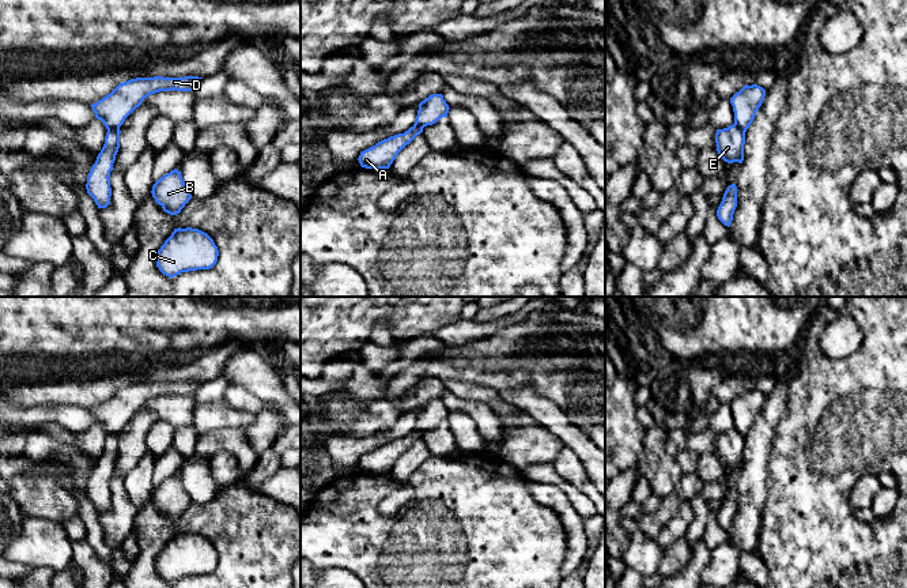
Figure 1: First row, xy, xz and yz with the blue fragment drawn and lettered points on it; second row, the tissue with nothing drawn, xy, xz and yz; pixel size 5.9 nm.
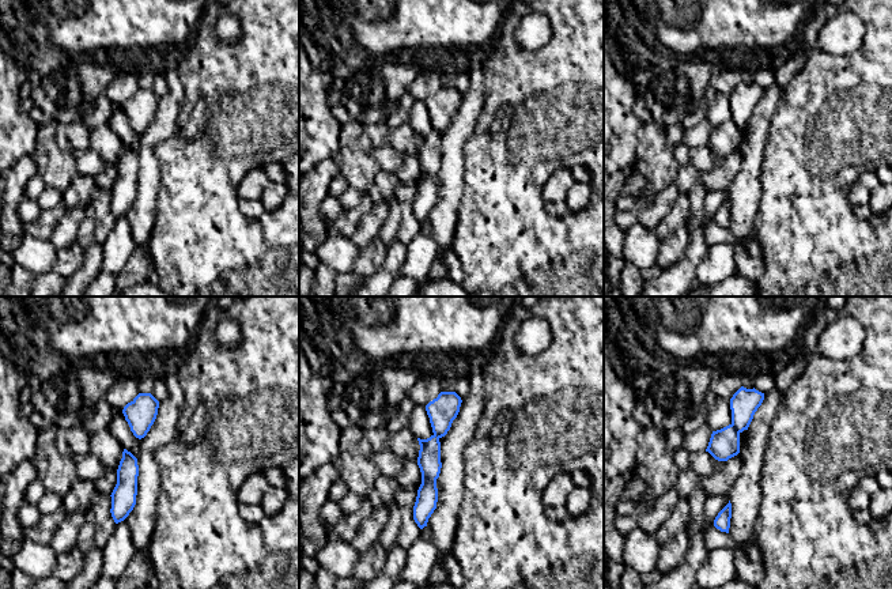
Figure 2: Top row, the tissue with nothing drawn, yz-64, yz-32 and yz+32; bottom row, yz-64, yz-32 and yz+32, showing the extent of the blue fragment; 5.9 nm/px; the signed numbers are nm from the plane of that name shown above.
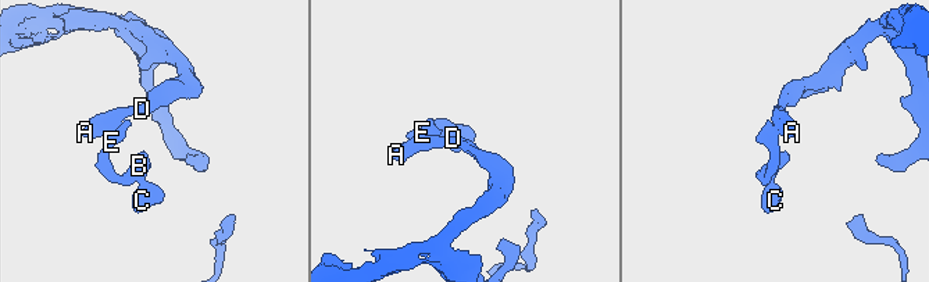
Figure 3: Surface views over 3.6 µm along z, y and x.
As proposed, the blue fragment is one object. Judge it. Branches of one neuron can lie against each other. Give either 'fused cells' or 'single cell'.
fused cells

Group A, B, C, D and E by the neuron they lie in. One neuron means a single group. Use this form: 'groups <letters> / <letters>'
groups A D / B C E

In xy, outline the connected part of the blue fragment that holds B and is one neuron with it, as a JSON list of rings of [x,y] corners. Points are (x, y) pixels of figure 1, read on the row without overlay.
[[[177,474],[160,482],[152,491],[152,502],[170,520],[177,520],[192,504],[181,476]]]

